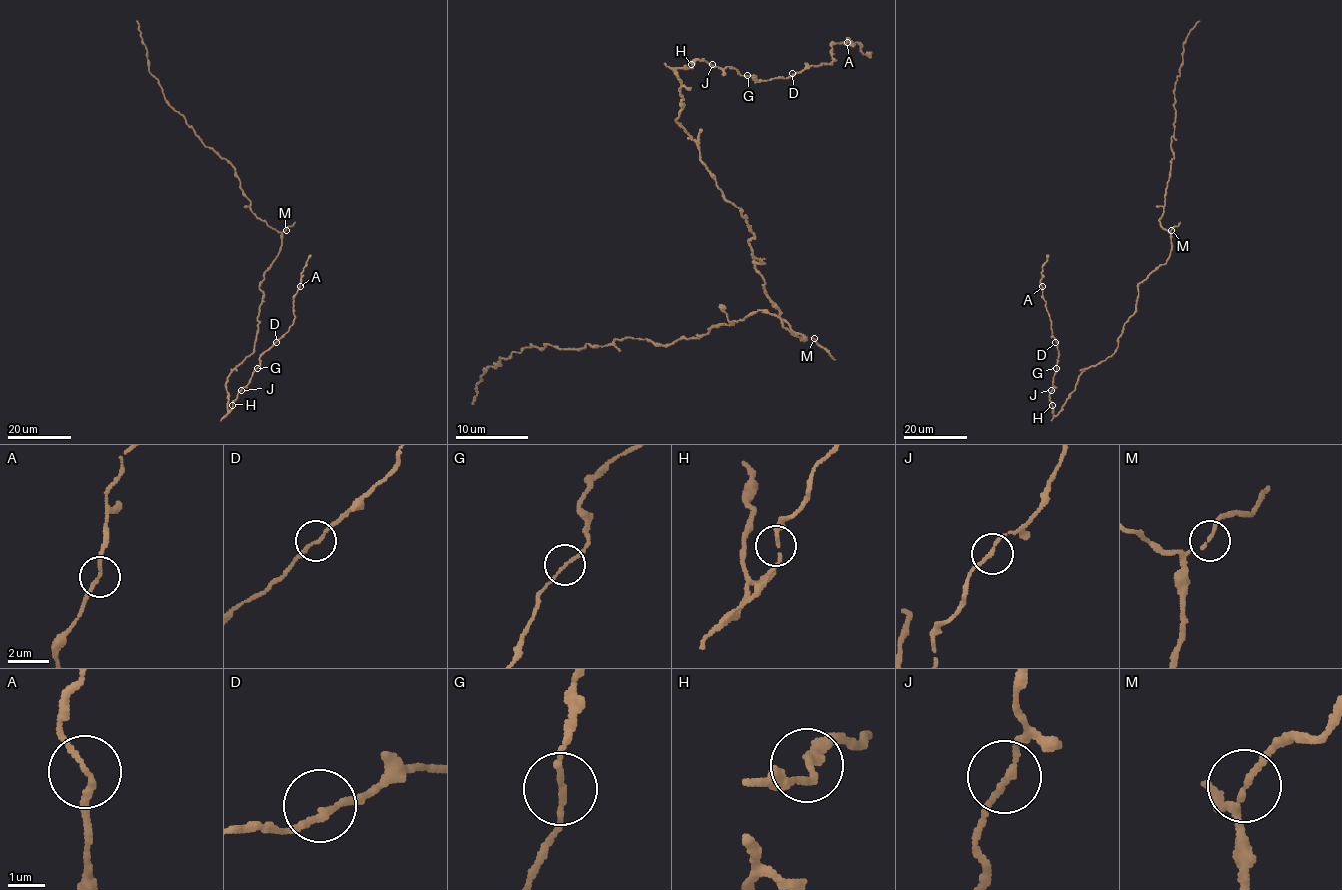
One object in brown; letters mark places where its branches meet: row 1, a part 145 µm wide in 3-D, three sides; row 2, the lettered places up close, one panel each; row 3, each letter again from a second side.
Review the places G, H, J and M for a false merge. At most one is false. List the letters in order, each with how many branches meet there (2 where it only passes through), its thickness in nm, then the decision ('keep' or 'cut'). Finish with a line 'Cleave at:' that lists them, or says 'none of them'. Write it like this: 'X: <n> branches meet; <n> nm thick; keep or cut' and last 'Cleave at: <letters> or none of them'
G: 2 branches meet; 140 nm thick; keep
H: 2 branches meet; 160 nm thick; keep
J: 2 branches meet; 150 nm thick; keep
M: 2 branches meet; 140 nm thick; keep
Cleave at: none of them

